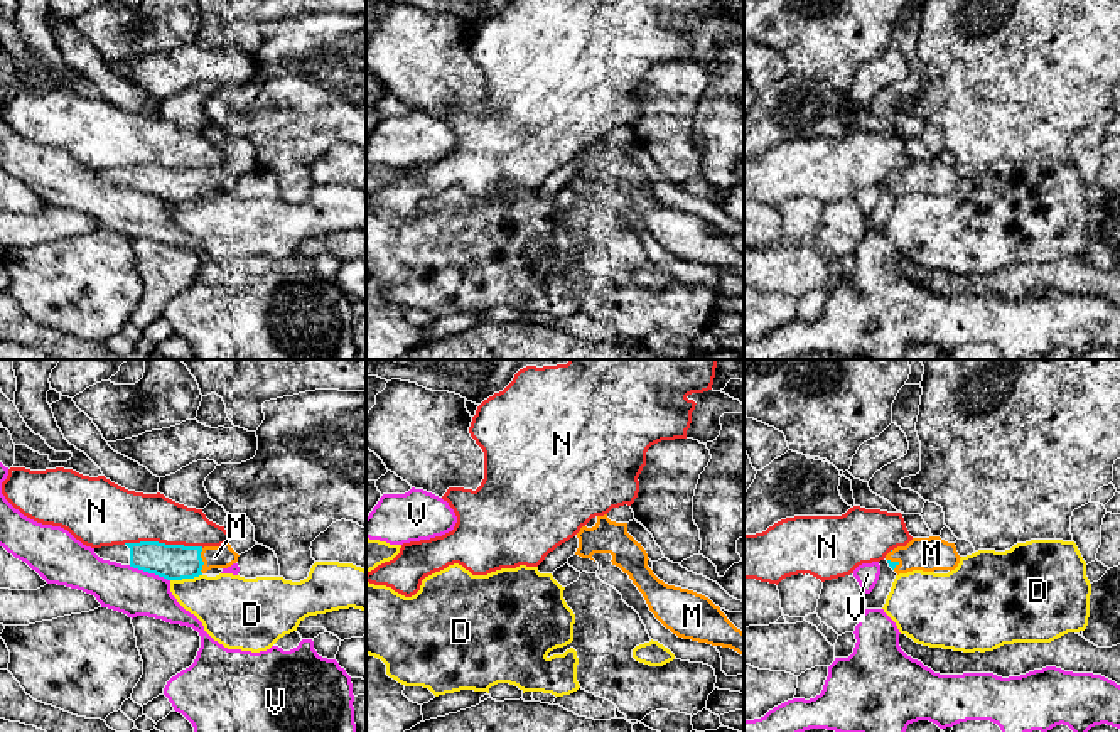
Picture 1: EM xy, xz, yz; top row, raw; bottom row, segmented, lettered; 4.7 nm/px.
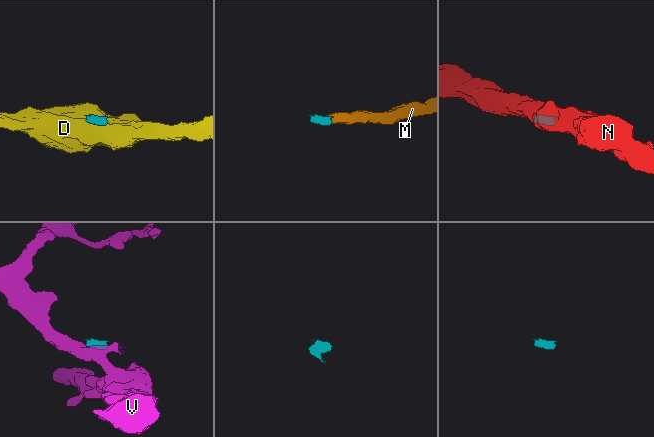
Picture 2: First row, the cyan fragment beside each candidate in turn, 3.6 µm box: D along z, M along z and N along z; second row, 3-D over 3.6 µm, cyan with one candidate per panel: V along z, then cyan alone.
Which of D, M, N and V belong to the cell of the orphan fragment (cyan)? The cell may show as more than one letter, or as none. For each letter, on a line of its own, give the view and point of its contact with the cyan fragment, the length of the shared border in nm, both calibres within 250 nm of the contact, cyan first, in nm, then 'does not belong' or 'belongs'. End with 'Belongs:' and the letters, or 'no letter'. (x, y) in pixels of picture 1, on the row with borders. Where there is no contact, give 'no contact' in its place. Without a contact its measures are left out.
D: xy (186, 577) | 160 nm | 180/300 nm | does not belong
M: xy (201, 560) | 120 nm | 180/110 nm | belongs
N: xy (164, 543) | 380 nm | 180/260 nm | does not belong
V: xy (149, 572) | 220 nm | 180/220 nm | does not belong
Belongs: M

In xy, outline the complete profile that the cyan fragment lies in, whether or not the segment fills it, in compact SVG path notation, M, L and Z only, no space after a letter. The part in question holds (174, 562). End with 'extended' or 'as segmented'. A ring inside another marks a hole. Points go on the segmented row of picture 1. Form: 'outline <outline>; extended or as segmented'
outline M159 541L101 546L94 548L94 553L103 560L130 565L167 580L194 579L211 568L228 568L240 557L229 543L202 548Z; extended

